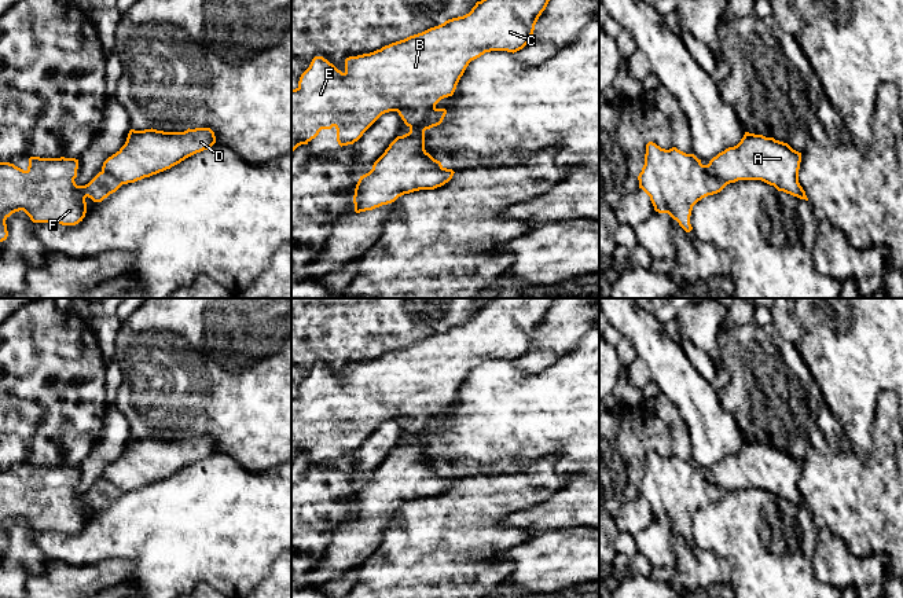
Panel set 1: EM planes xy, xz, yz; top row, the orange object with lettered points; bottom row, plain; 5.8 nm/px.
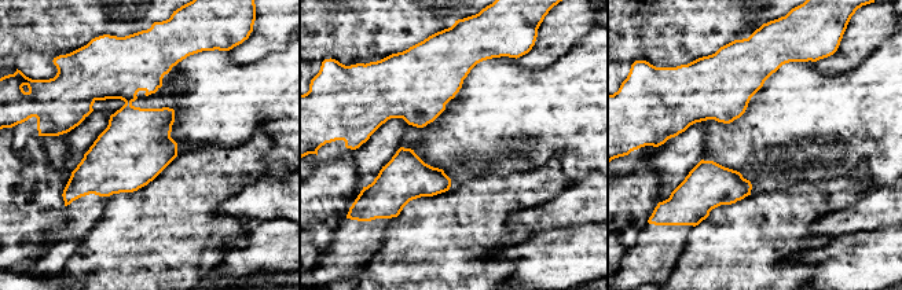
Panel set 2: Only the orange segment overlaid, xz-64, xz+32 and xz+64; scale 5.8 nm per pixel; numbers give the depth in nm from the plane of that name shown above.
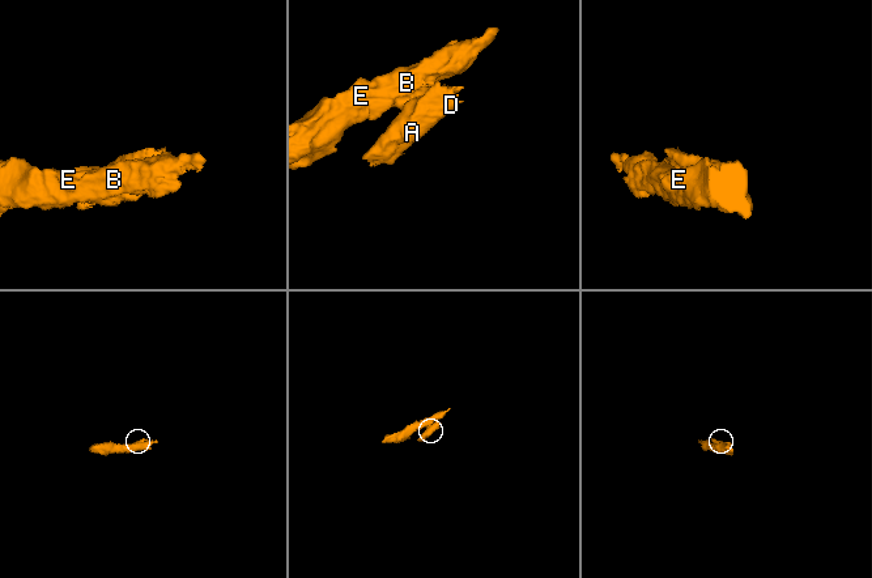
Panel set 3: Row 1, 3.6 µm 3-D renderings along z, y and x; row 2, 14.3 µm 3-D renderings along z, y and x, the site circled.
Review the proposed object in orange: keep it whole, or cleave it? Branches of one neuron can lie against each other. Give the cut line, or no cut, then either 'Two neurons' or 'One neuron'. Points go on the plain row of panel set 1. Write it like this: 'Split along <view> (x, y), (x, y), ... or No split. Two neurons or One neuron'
Split along xz (435, 414), (418, 432), (410, 435). Two neurons

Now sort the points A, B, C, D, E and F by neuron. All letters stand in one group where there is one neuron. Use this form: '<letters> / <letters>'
A D / B C E F

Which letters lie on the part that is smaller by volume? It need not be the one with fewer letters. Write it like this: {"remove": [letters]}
{"remove": ["A", "D"]}

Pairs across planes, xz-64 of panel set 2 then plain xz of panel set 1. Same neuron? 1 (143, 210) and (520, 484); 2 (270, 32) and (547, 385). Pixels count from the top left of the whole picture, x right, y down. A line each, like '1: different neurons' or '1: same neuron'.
1: same neuron
2: different neurons

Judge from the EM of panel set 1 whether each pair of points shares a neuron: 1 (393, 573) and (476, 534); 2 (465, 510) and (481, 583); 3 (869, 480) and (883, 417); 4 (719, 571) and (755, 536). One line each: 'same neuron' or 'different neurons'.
1: same neuron
2: same neuron
3: same neuron
4: different neurons

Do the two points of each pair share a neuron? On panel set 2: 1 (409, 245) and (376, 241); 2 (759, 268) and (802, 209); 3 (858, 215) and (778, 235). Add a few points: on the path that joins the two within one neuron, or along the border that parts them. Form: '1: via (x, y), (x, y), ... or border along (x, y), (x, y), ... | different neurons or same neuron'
1: border along (384, 235), (381, 246), (365, 265) | different neurons
2: via (759, 252), (759, 243), (785, 217) | same neuron
3: border along (836, 210), (818, 216), (810, 224), (809, 234) | different neurons

